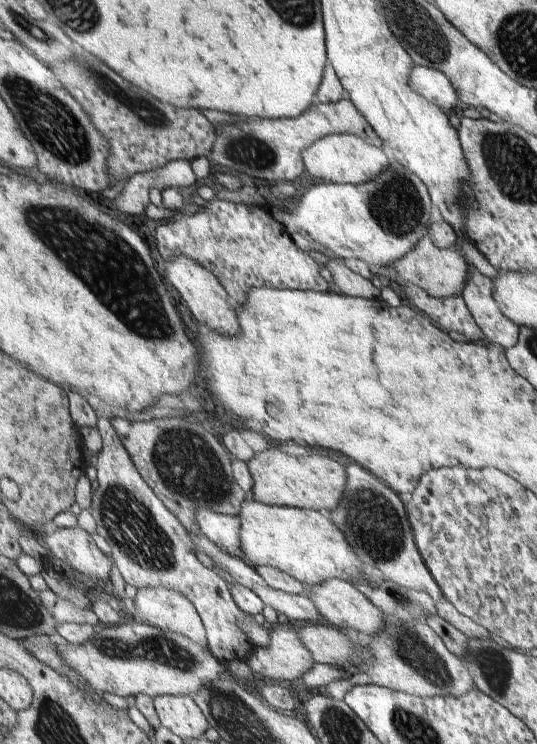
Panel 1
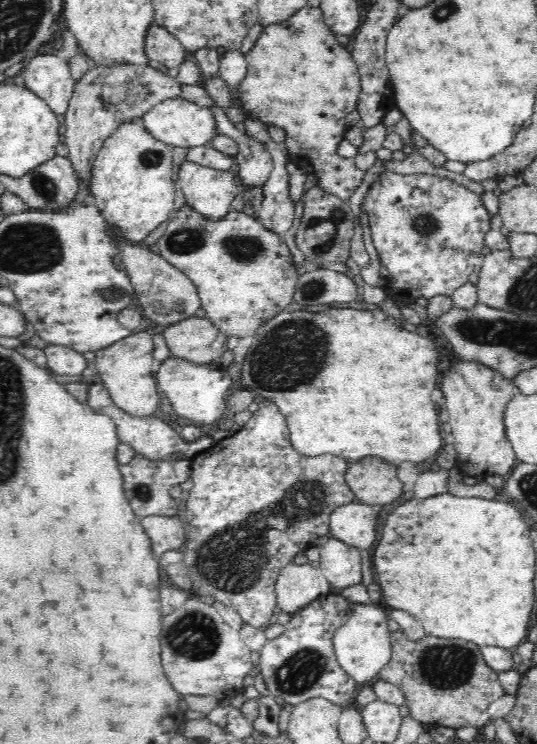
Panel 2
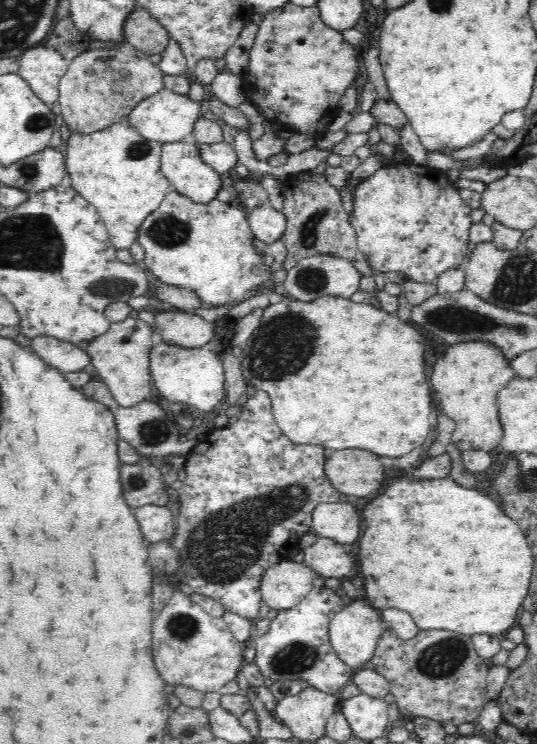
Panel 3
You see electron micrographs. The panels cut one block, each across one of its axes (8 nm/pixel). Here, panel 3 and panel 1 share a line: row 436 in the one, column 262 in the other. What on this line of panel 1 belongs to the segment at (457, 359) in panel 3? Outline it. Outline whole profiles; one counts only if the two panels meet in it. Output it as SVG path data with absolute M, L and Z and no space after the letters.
M274 445L256 454L247 462L247 466L255 480L254 499L269 505L331 512L341 503L348 484L347 472L339 462L317 454L291 456Z

